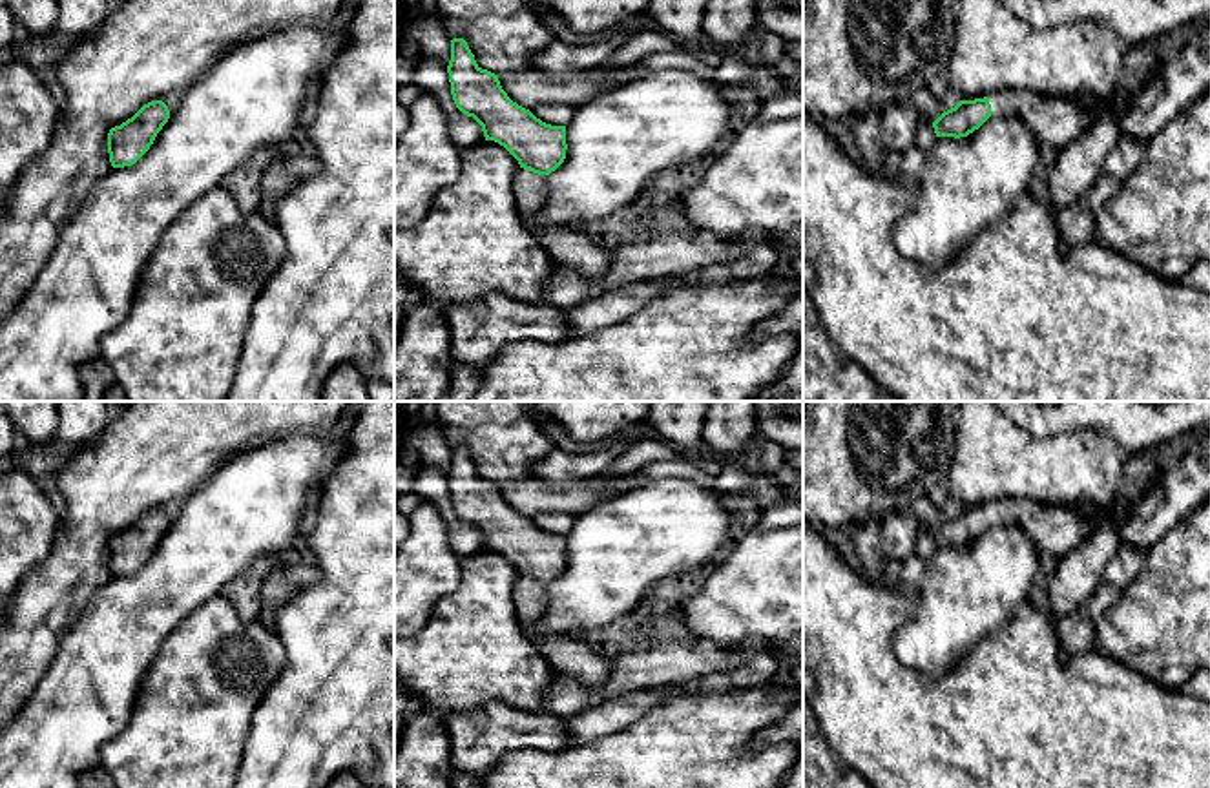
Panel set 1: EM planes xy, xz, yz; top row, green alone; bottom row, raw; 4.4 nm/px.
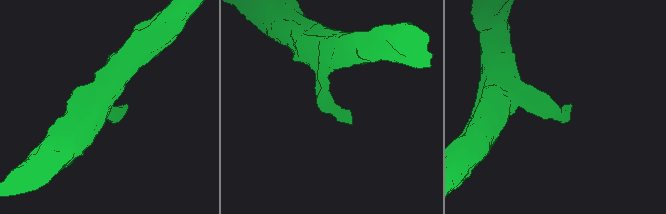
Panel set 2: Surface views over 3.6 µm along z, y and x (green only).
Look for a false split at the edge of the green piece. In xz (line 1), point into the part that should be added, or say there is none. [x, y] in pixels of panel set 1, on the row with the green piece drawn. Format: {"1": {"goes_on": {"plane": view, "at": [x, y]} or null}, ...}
{"1": {"goes_on": {"plane": "xz", "at": [566, 245]}}}

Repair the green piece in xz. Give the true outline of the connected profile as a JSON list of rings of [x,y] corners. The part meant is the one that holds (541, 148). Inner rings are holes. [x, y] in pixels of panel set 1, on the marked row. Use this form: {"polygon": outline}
{"polygon": [[[464,38],[451,40],[447,73],[456,108],[482,126],[485,140],[504,146],[520,164],[513,195],[522,224],[555,263],[582,277],[604,275],[611,263],[608,248],[580,233],[577,226],[551,226],[537,221],[548,197],[548,175],[566,159],[566,126],[546,124],[513,102],[502,89],[498,75],[476,64]]]}

